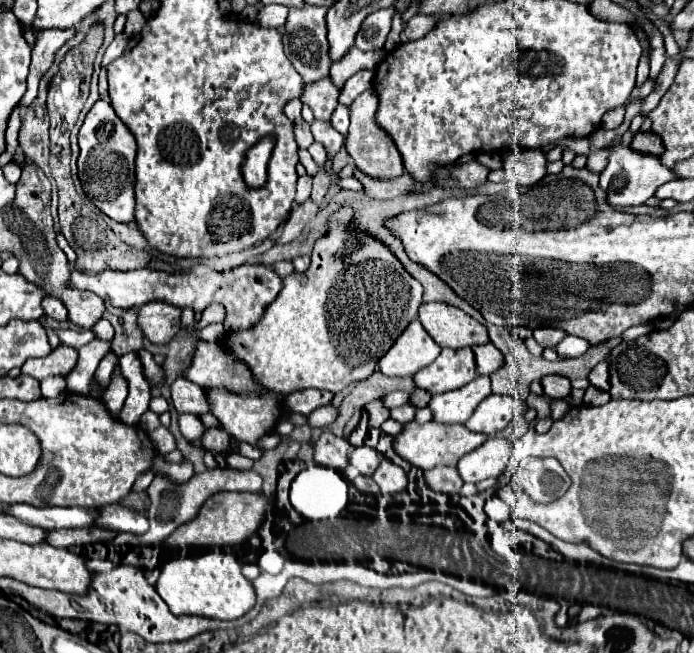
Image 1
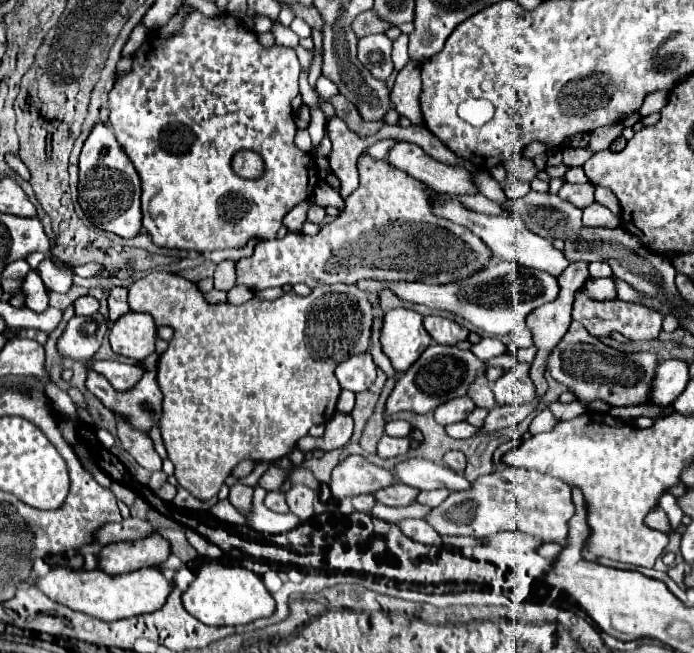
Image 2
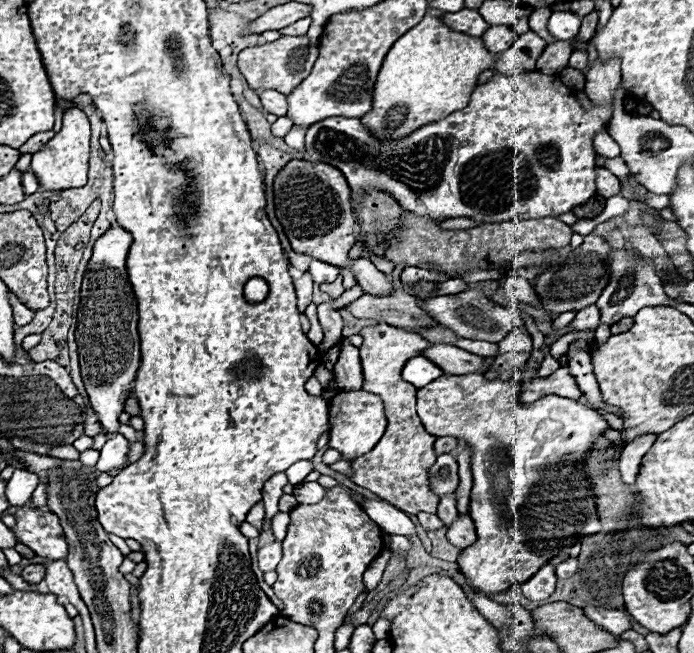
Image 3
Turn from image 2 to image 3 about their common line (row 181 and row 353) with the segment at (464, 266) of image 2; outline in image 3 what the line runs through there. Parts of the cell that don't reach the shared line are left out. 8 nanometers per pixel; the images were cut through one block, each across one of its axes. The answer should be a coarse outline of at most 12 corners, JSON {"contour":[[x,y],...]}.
{"contour":[[386,324],[364,328],[362,390],[384,402],[380,442],[352,482],[408,512],[436,512],[426,470],[434,436],[402,366],[430,346]]}

